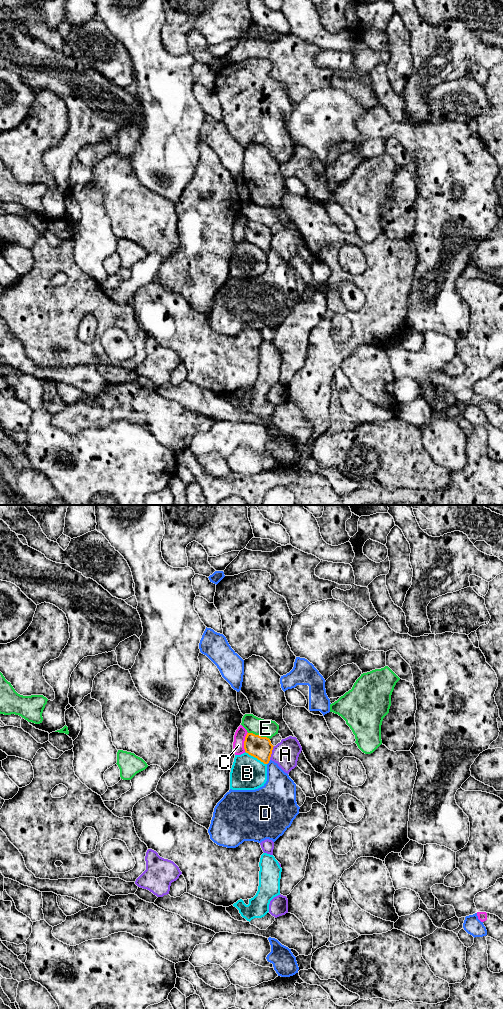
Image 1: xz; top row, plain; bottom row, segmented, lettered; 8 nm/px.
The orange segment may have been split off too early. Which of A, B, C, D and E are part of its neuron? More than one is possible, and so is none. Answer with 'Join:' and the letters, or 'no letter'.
Join: no letter

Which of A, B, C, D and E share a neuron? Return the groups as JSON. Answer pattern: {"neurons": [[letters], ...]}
{"neurons": [["A"], ["B"], ["C"], ["D"], ["E"]]}

